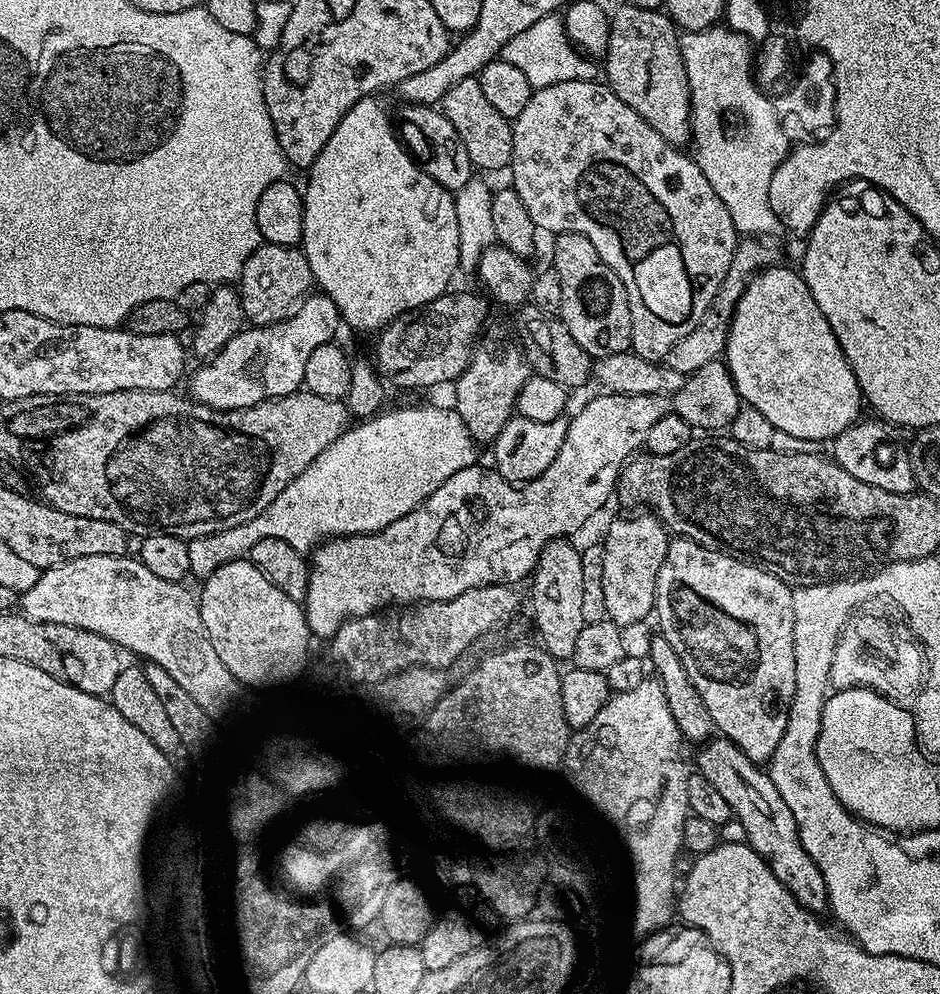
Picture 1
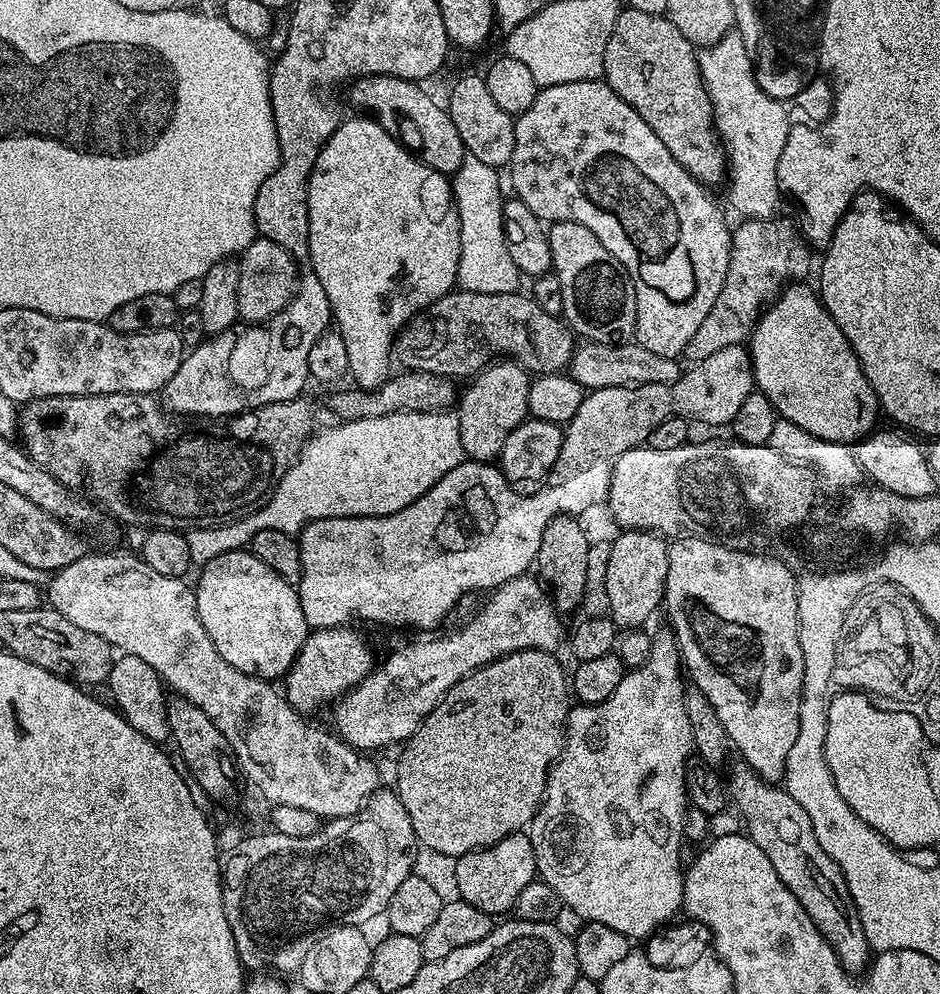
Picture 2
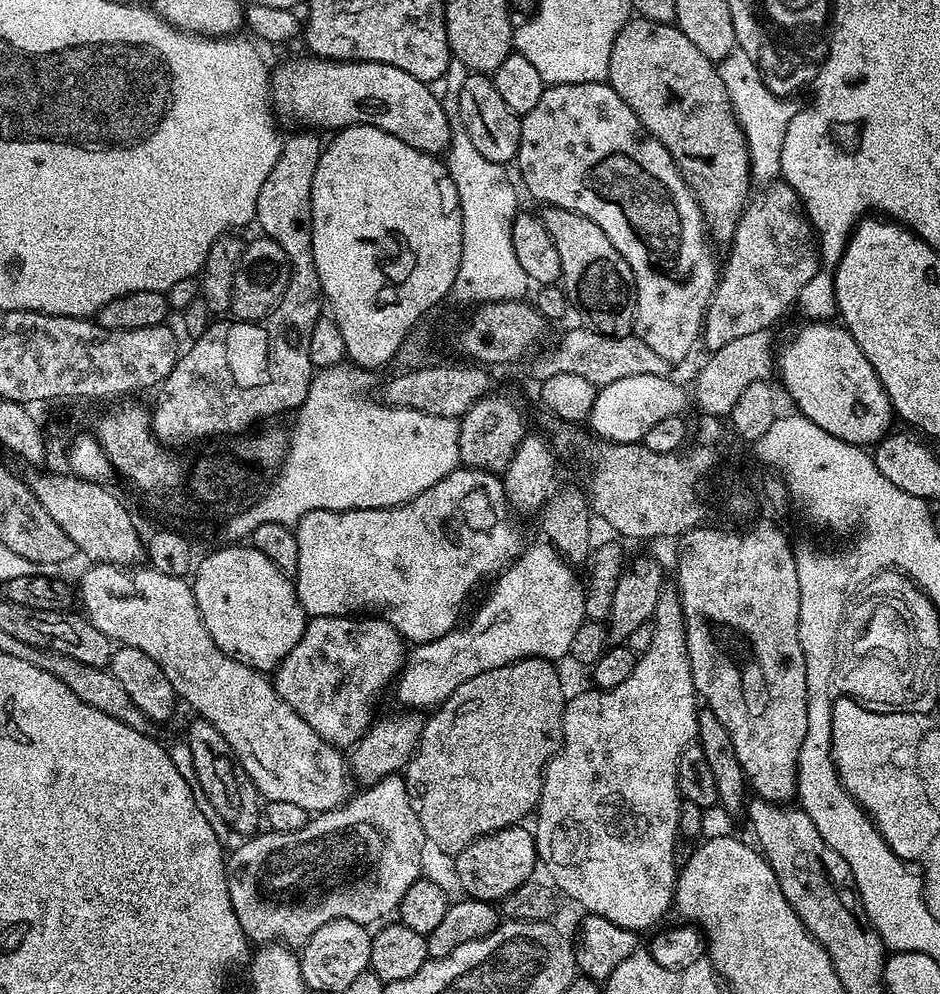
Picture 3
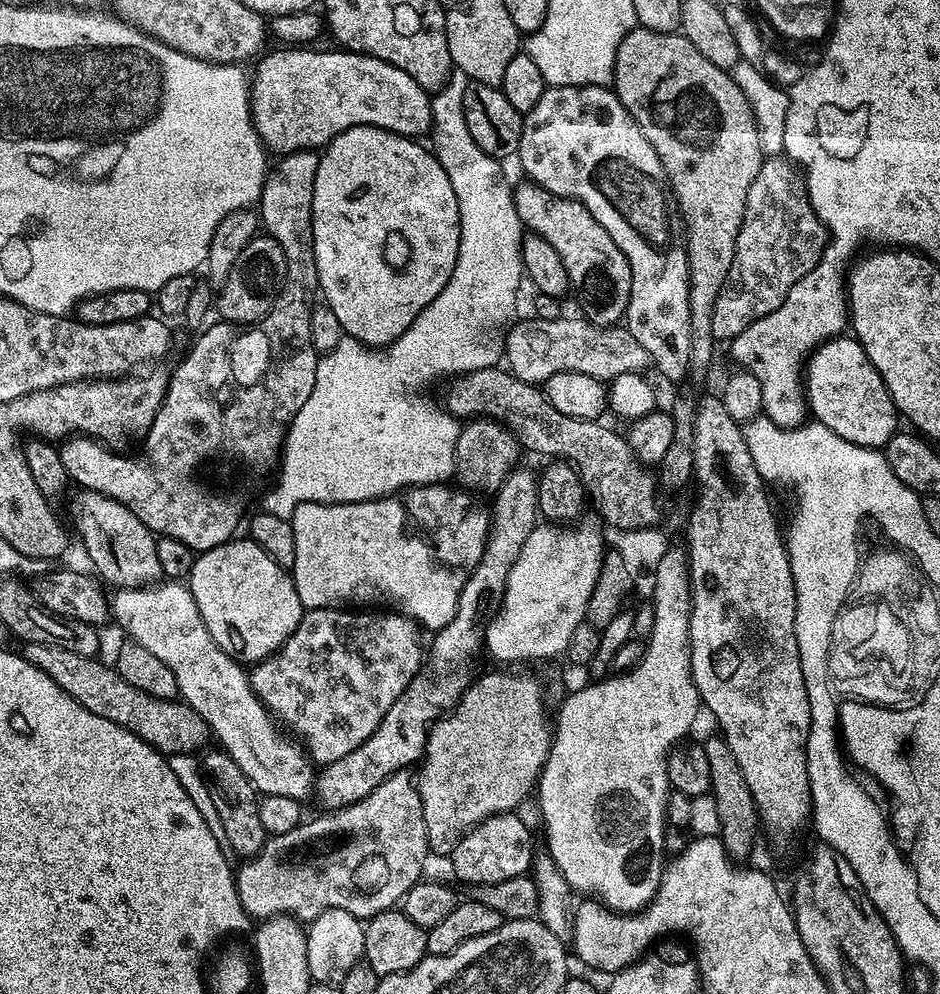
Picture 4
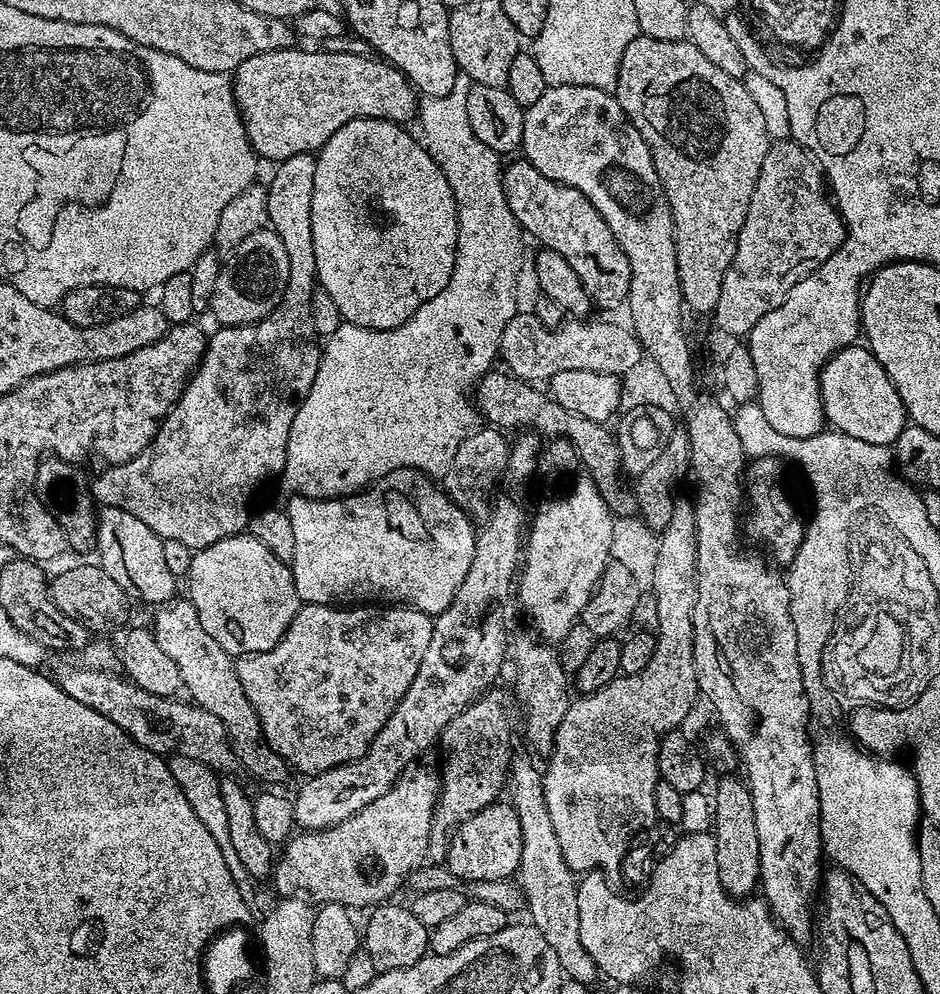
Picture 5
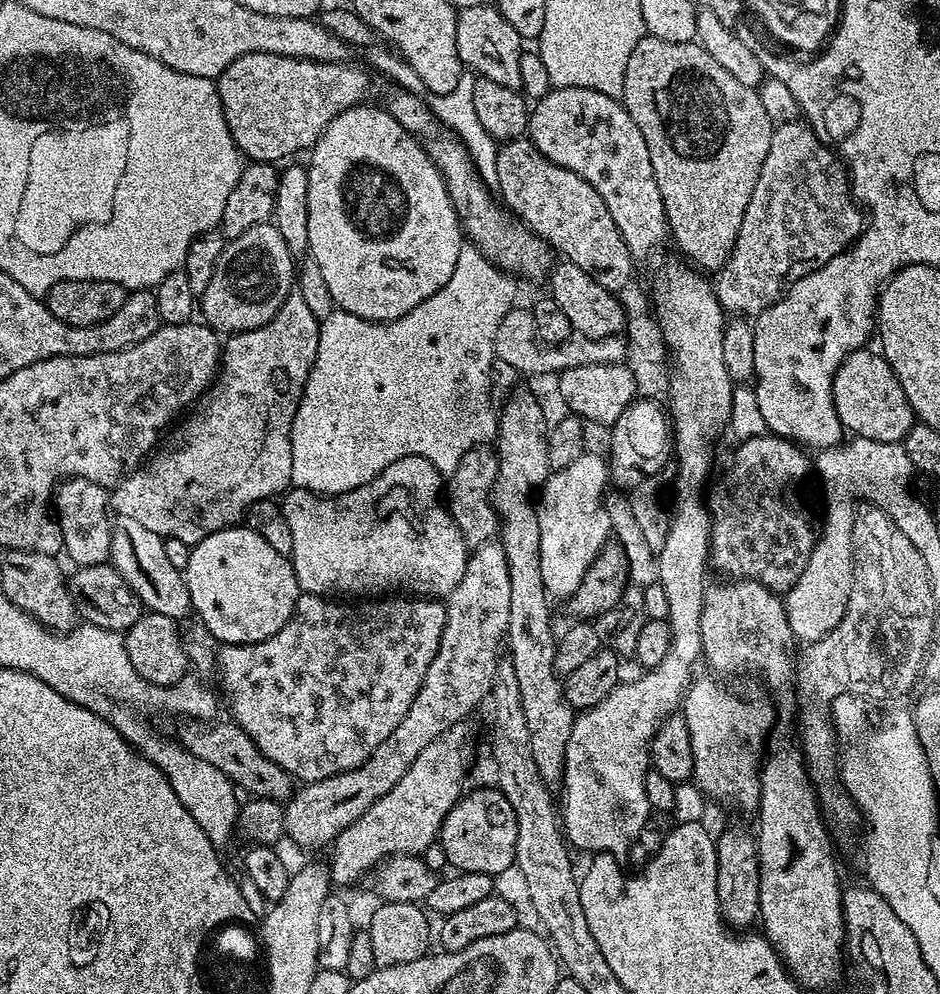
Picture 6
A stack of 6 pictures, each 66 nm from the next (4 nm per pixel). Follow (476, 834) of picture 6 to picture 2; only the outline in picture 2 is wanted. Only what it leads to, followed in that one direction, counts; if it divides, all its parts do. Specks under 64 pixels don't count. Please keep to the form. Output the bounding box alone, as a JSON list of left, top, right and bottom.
[456,830,538,918]

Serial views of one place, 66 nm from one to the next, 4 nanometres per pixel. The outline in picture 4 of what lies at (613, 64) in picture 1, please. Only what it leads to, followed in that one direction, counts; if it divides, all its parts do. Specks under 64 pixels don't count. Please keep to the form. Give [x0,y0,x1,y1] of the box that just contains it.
[612,26,766,380]

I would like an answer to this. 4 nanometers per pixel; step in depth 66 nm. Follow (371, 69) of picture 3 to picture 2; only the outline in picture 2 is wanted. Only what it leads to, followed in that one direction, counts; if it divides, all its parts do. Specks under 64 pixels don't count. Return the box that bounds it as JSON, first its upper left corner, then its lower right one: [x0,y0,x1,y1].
[348,76,465,177]

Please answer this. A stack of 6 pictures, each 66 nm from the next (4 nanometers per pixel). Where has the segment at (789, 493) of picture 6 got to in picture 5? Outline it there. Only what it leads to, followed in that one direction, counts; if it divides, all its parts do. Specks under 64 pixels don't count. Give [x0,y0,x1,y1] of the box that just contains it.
[746,456,806,565]

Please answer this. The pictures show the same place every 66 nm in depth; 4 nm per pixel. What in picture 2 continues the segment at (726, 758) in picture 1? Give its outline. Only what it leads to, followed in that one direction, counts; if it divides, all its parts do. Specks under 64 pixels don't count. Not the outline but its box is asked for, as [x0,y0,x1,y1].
[726,762,870,973]

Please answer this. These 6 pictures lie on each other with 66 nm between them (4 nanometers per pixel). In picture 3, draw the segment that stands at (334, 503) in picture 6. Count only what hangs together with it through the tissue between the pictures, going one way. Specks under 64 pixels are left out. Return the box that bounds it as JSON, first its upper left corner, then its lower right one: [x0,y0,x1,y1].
[294,466,526,645]

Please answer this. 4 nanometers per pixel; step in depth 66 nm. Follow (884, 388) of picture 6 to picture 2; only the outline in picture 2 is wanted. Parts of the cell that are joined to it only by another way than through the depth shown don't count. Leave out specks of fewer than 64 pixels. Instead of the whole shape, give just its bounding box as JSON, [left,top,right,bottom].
[750,282,881,445]

